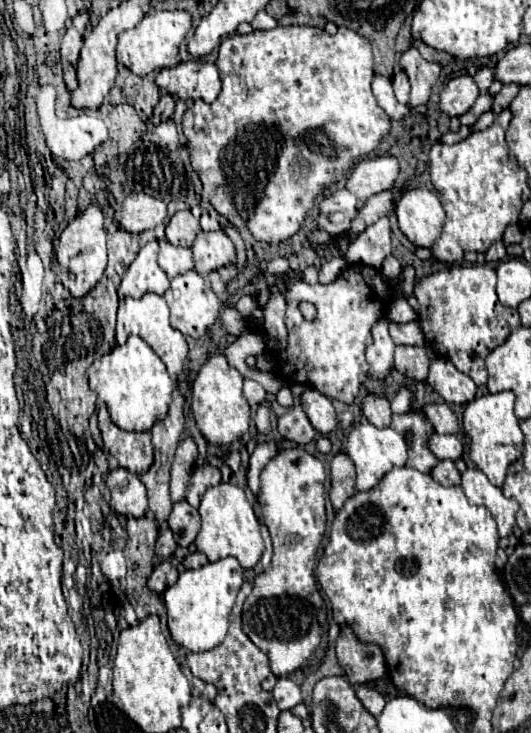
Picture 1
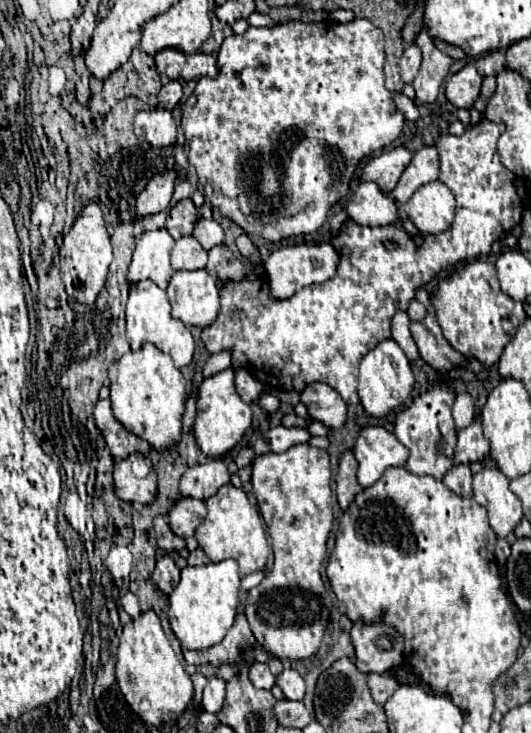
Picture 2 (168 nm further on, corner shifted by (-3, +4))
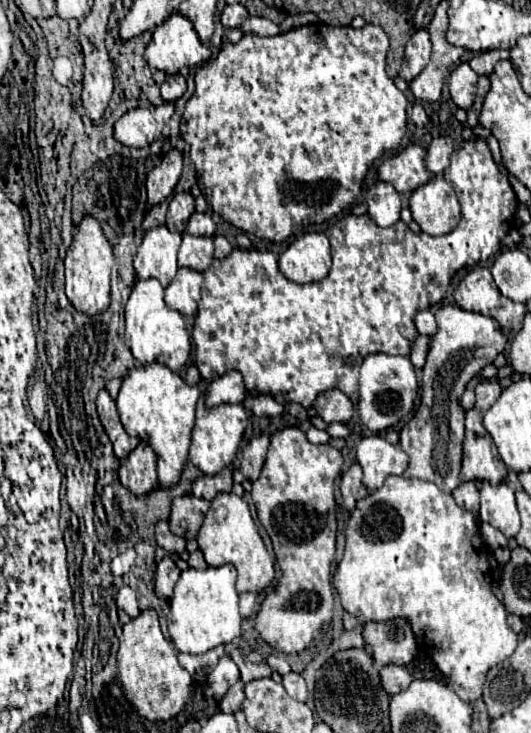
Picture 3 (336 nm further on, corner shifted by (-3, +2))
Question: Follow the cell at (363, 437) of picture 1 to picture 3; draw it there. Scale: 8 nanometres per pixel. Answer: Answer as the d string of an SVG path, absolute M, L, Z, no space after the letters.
M367 436L357 446L357 462L363 468L363 484L373 492L383 486L387 476L401 476L407 470L409 456L383 436Z

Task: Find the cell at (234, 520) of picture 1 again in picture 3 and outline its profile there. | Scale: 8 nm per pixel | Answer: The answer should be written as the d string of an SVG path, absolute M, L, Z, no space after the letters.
M233 492L217 494L211 502L209 512L205 514L205 522L197 534L197 544L201 552L205 554L205 560L209 566L223 566L233 564L237 568L237 592L263 592L271 586L275 580L275 560L267 552L257 526L251 518L247 502L243 502Z

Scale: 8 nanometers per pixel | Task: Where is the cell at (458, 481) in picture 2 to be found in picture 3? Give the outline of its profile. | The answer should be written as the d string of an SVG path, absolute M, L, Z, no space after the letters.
M463 482L455 492L453 498L459 506L465 510L471 510L475 516L479 516L479 490L475 488L475 482Z

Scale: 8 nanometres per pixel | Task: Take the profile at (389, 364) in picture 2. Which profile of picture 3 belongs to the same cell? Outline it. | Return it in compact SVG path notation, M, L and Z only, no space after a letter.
M369 354L361 364L359 374L359 418L371 432L387 430L389 426L399 424L415 406L417 398L417 378L415 368L405 356L389 354Z

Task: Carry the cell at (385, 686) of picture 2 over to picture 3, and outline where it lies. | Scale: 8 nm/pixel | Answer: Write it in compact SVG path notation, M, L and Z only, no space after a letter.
M385 666L381 668L381 682L383 682L383 688L393 696L401 690L405 690L409 684L411 684L413 676L407 668L403 666Z

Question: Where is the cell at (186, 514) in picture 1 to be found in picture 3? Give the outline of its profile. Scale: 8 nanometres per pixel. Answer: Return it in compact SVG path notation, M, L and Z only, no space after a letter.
M193 494L173 498L173 508L171 508L171 516L169 516L171 532L185 540L195 538L209 506L211 506L211 502L207 502L203 498L195 498Z

